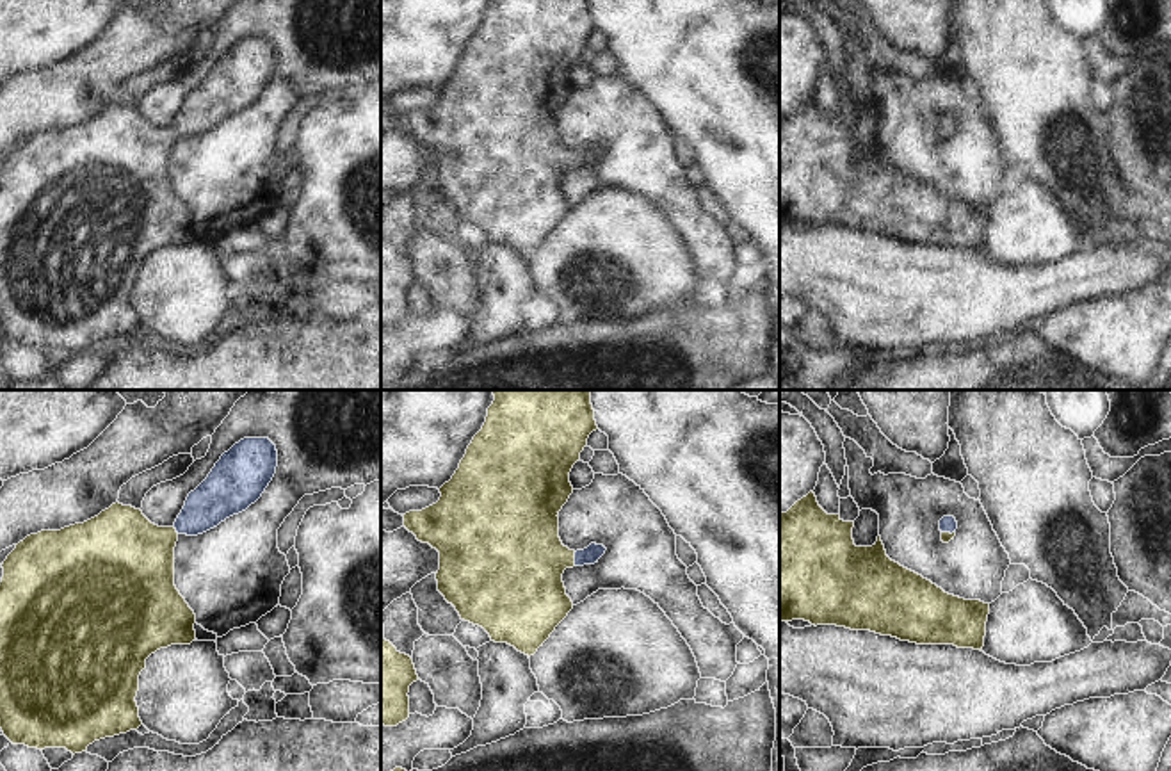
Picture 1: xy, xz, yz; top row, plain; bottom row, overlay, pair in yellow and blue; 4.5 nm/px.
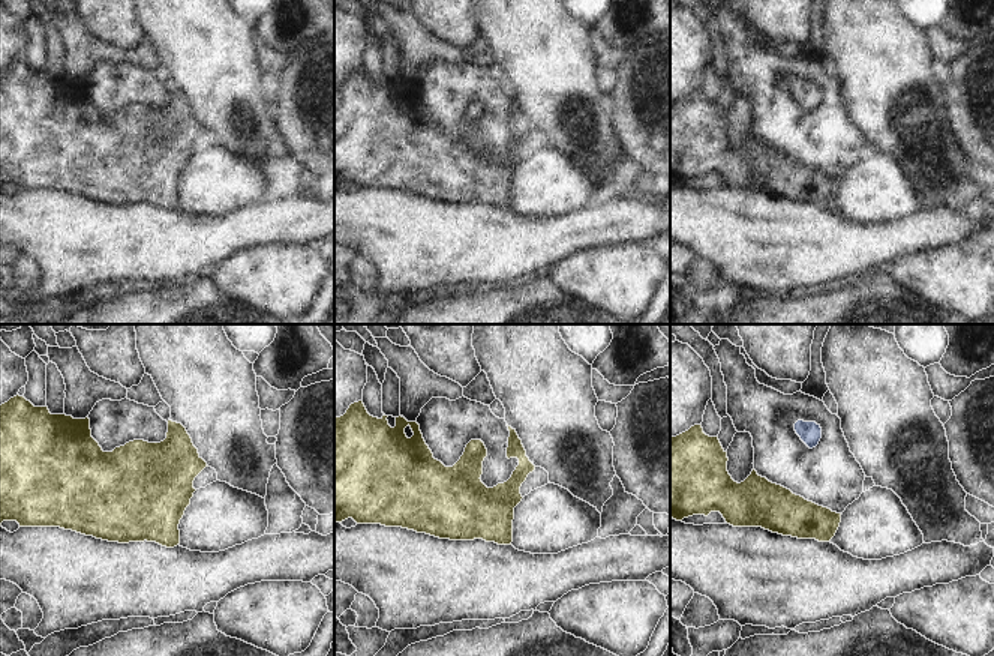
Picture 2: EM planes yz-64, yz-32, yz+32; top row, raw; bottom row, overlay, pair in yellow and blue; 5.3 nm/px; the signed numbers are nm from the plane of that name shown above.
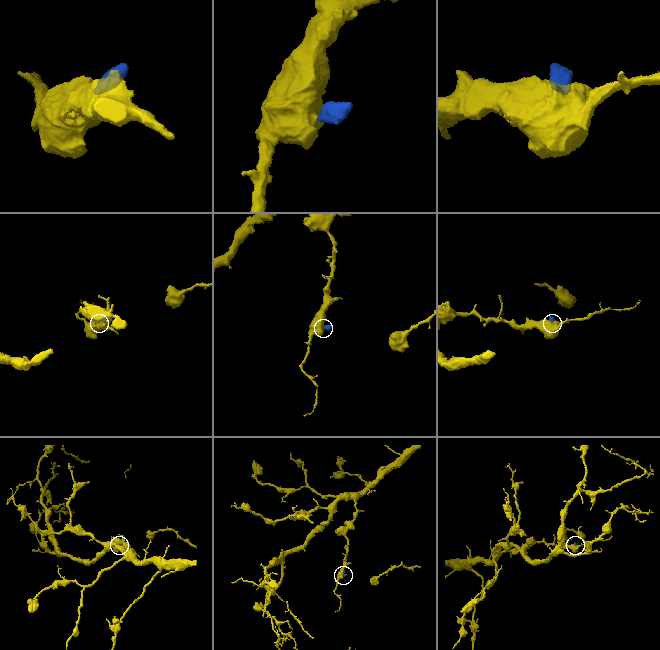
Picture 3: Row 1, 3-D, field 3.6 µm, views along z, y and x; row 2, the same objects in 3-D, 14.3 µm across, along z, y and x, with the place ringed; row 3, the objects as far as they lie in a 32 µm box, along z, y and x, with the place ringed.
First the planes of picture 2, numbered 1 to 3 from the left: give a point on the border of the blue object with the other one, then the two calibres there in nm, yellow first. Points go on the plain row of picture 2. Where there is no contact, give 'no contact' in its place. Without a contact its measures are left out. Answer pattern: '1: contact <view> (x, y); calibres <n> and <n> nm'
1: no contact
2: no contact
3: no contact

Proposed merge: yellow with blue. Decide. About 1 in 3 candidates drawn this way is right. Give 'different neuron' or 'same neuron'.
same neuron

